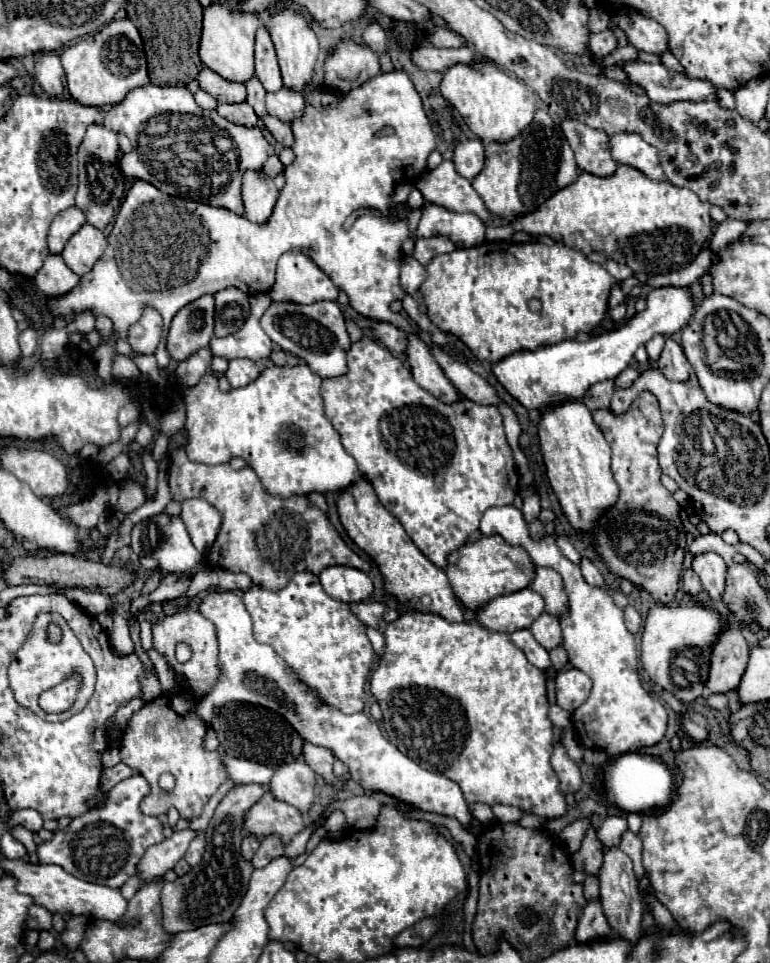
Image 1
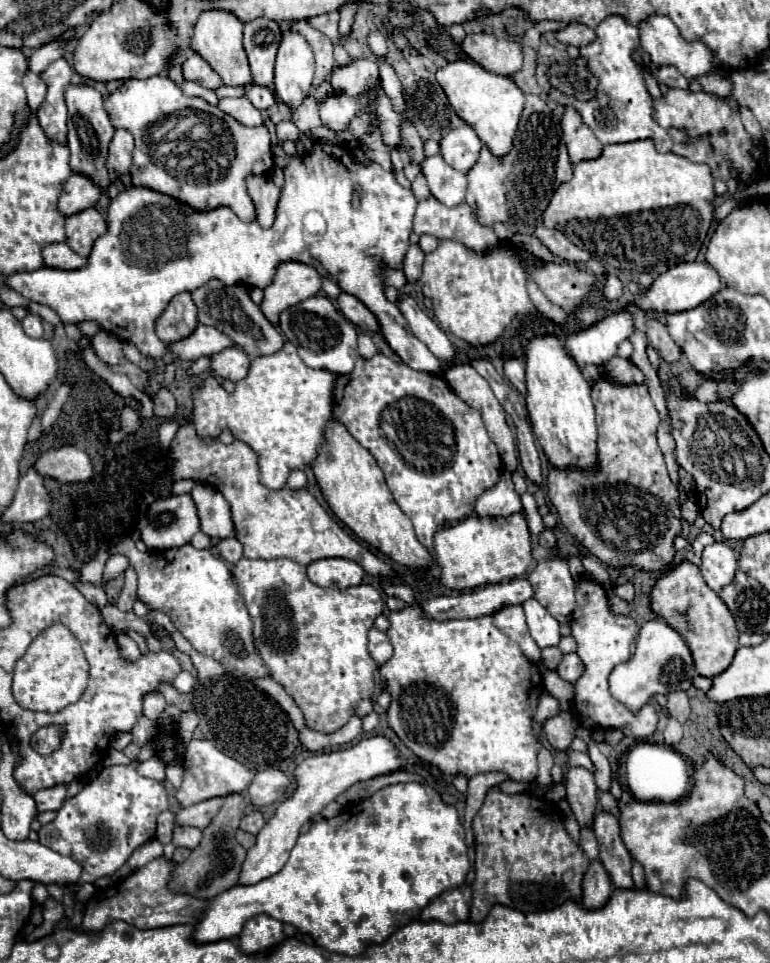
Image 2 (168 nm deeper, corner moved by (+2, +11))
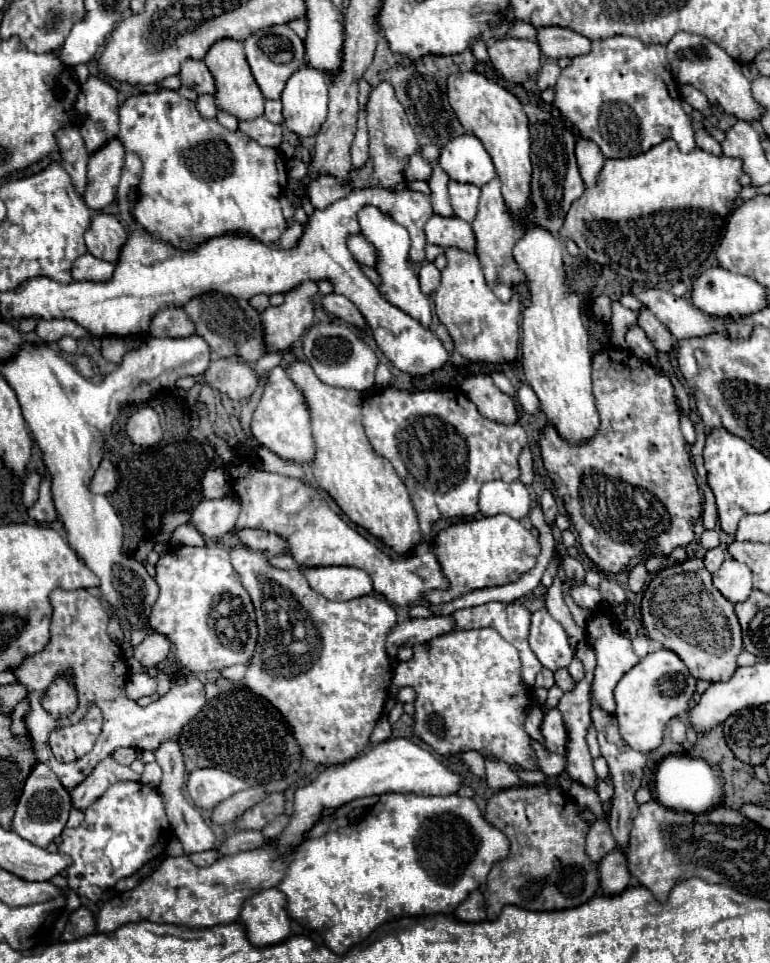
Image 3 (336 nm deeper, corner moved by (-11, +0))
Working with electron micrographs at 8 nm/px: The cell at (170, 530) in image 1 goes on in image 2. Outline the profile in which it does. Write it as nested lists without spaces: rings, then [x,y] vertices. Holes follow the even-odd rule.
[[[191,494],[169,496],[153,502],[141,518],[139,530],[151,552],[183,546],[199,532],[199,514]]]

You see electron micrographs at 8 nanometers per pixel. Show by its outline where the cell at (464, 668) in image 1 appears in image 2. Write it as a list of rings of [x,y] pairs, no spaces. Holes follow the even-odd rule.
[[[407,606],[399,612],[391,612],[389,614],[389,622],[391,628],[387,630],[387,636],[393,644],[393,656],[379,668],[379,676],[381,680],[387,682],[387,692],[391,694],[391,706],[387,710],[389,716],[389,726],[397,732],[397,736],[405,742],[405,746],[409,746],[421,760],[437,766],[441,772],[445,774],[465,774],[467,778],[481,774],[481,772],[507,772],[511,776],[511,780],[515,782],[531,782],[537,776],[537,750],[541,748],[541,742],[531,734],[531,720],[535,716],[537,710],[537,702],[541,696],[541,684],[543,678],[539,674],[539,670],[535,668],[535,664],[531,664],[521,650],[517,650],[517,644],[513,640],[509,640],[501,630],[497,630],[491,622],[489,616],[481,616],[481,618],[467,618],[467,620],[447,620],[447,622],[435,622],[435,620],[427,620],[421,614],[421,608],[415,606]]]

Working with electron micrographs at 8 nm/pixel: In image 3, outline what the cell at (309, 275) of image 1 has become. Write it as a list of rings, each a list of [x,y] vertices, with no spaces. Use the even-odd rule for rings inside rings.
[[[304,281],[284,295],[284,303],[280,307],[268,307],[262,313],[268,351],[288,349],[302,337],[302,333],[312,325],[316,295],[318,285],[314,281]]]

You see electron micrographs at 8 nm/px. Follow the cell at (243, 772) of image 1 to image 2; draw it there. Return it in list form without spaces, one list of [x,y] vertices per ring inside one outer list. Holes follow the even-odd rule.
[[[191,740],[185,752],[185,760],[183,760],[183,784],[177,790],[177,800],[181,802],[181,806],[191,806],[201,800],[215,798],[215,796],[229,796],[233,792],[239,794],[247,790],[251,780],[253,780],[251,770],[241,766],[237,760],[229,758],[225,752],[217,750],[211,742]]]

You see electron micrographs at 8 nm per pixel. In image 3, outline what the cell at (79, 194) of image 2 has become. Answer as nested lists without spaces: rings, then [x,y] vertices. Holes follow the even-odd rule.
[[[118,139],[90,155],[88,161],[88,185],[84,191],[84,203],[92,211],[108,207],[116,199],[116,187],[124,165],[124,147]]]

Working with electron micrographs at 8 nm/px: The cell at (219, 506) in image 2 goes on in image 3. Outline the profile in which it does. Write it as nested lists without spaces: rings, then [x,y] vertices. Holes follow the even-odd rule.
[[[234,527],[232,533],[240,539],[240,543],[250,545],[250,549],[270,551],[270,555],[282,555],[286,551],[284,539],[274,535],[274,533],[258,531],[258,529],[248,529],[248,527]]]

